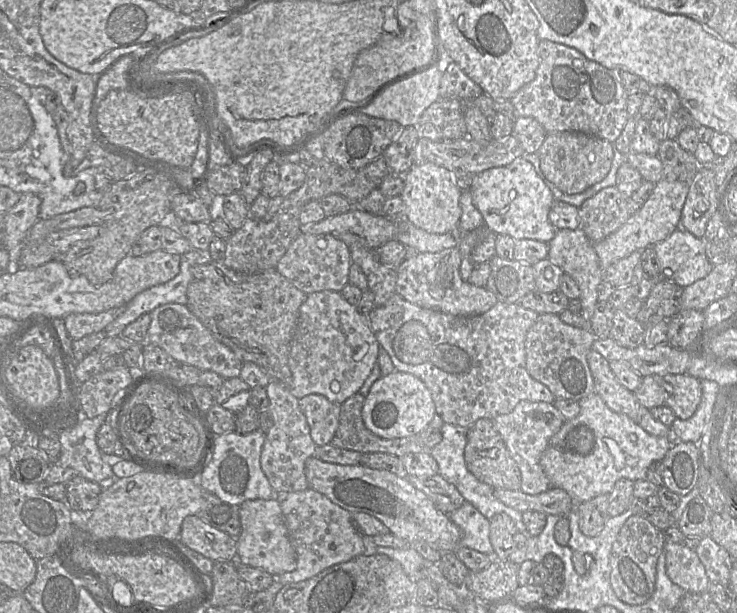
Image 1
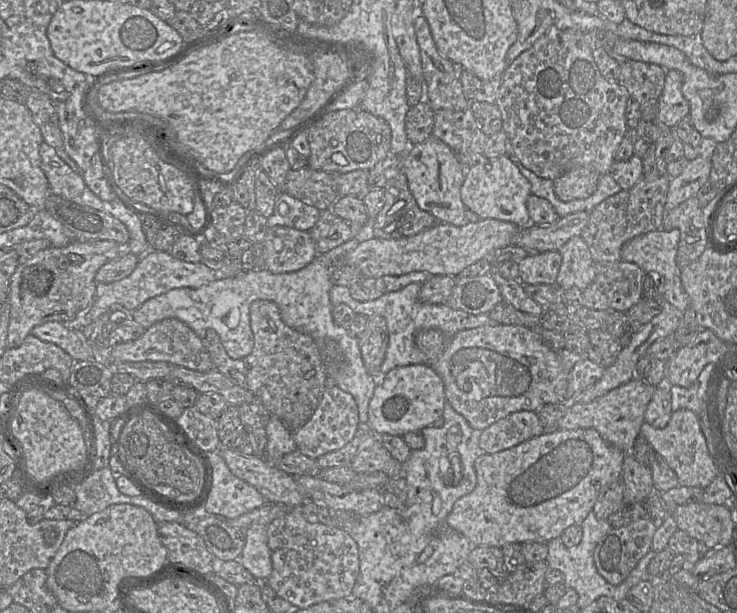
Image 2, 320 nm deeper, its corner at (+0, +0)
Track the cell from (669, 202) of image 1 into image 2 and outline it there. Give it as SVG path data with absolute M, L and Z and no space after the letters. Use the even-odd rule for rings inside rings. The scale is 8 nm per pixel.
M697 158L688 161L680 175L670 180L665 203L665 212L679 206L692 196L707 182L711 172L711 158Z

